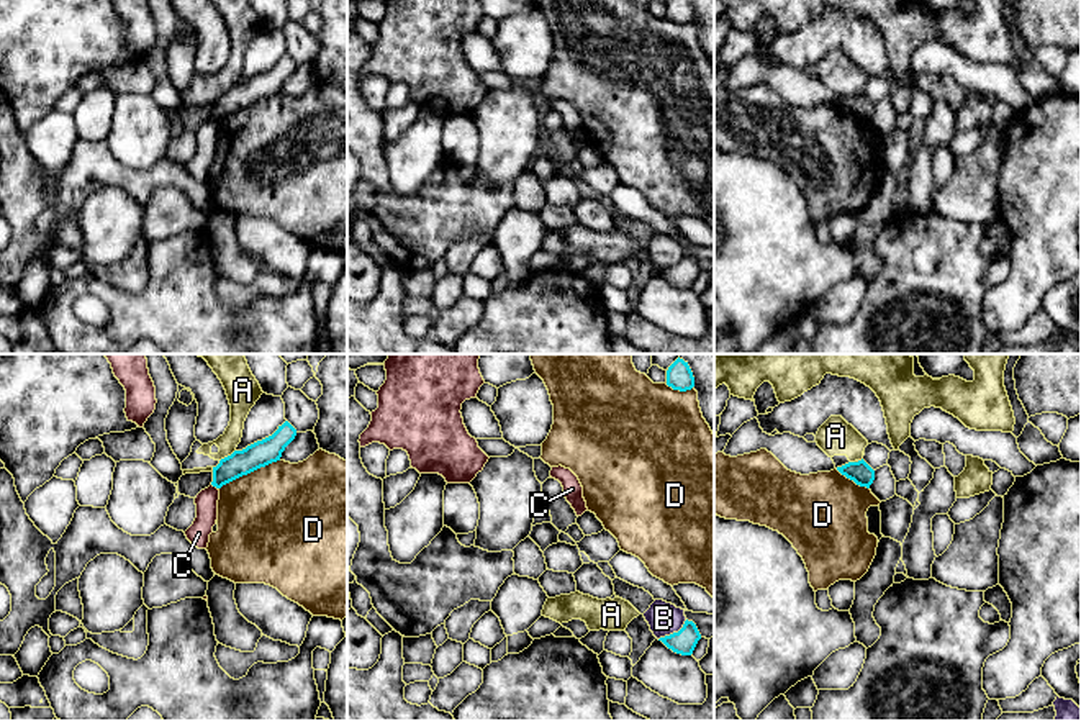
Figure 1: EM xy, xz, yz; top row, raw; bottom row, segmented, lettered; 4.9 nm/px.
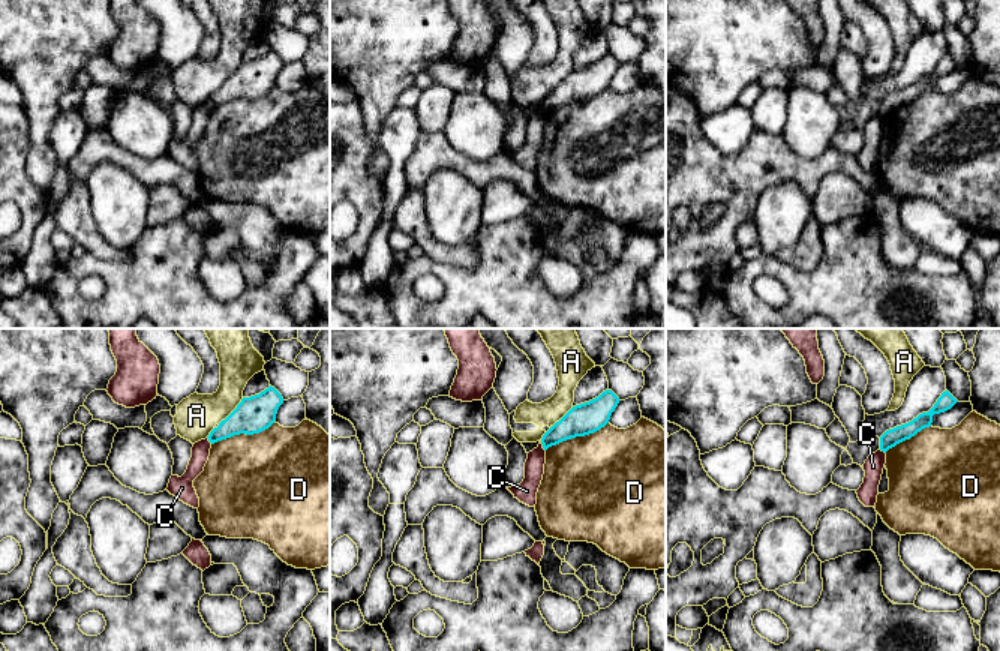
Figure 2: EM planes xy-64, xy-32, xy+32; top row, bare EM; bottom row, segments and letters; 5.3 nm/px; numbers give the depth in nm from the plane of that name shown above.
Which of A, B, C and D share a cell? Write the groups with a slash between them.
A / B / C / D

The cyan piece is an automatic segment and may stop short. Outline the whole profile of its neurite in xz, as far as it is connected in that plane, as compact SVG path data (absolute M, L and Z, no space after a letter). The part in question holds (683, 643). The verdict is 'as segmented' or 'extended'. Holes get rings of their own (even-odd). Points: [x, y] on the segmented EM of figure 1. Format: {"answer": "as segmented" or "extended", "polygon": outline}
{"answer": "as segmented", "polygon": "M685 621L683 628L678 633L660 637L668 649L681 655L691 655L701 634L693 621Z"}

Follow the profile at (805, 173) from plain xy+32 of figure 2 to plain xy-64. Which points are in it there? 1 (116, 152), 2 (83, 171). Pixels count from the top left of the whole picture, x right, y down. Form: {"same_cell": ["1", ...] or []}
{"same_cell": ["1", "2"]}

